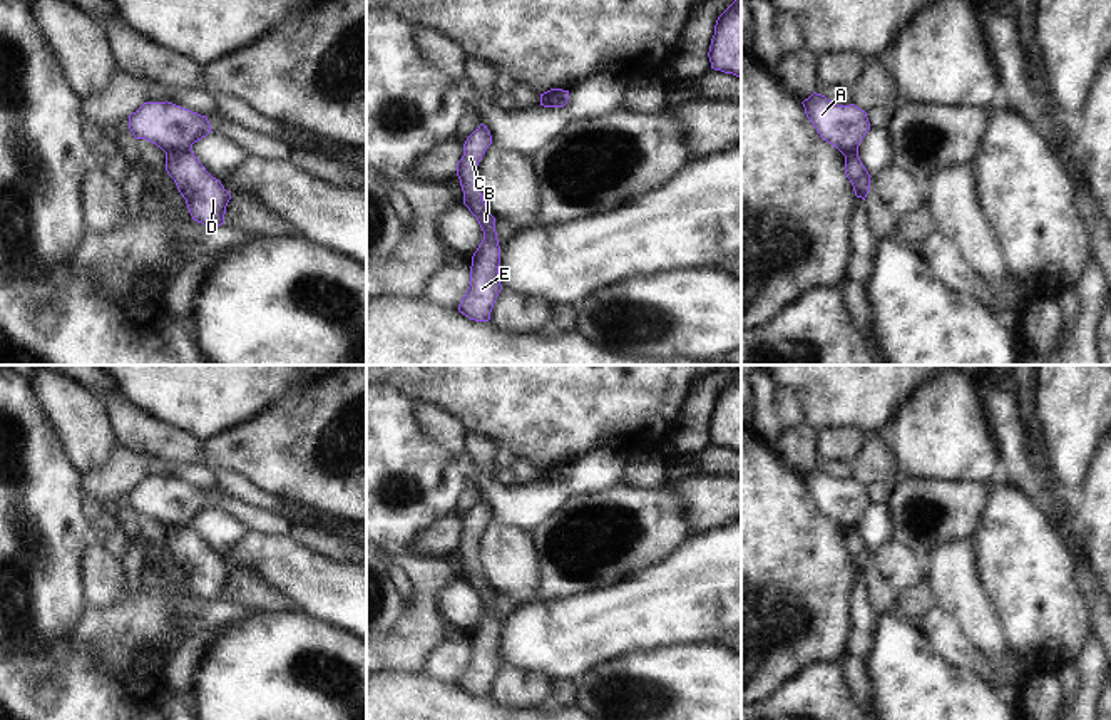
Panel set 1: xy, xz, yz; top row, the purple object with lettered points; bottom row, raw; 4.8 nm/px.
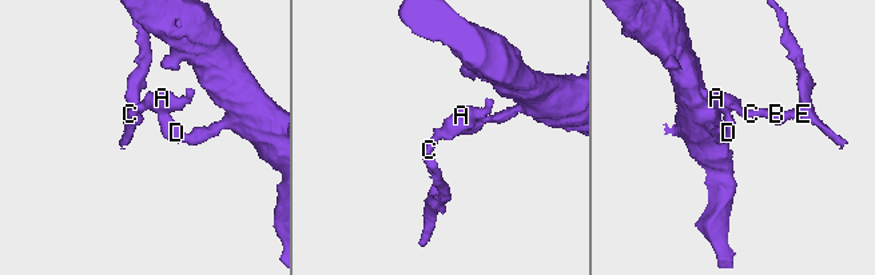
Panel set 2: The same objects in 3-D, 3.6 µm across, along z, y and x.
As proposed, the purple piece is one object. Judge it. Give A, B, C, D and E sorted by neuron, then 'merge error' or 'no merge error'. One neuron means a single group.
A B C E / D; merge error

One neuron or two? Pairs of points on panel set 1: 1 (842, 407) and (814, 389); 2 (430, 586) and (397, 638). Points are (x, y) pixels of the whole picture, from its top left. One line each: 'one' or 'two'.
1: one
2: one

